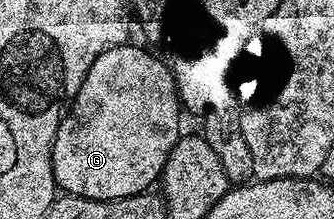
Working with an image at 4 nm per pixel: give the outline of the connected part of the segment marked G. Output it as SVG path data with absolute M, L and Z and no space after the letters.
M133 42L120 44L117 48L112 48L103 54L99 54L99 58L95 58L91 70L87 70L87 78L83 78L83 86L79 86L77 96L68 105L65 115L61 117L61 125L55 134L55 142L53 143L53 173L55 174L57 187L62 193L97 200L123 199L144 193L146 190L152 189L160 181L161 172L165 169L167 158L183 135L183 129L181 129L183 109L180 100L177 99L177 87L173 81L170 65L166 61L164 64L163 61L156 60L151 53L144 52L141 48L136 48L135 44Z

